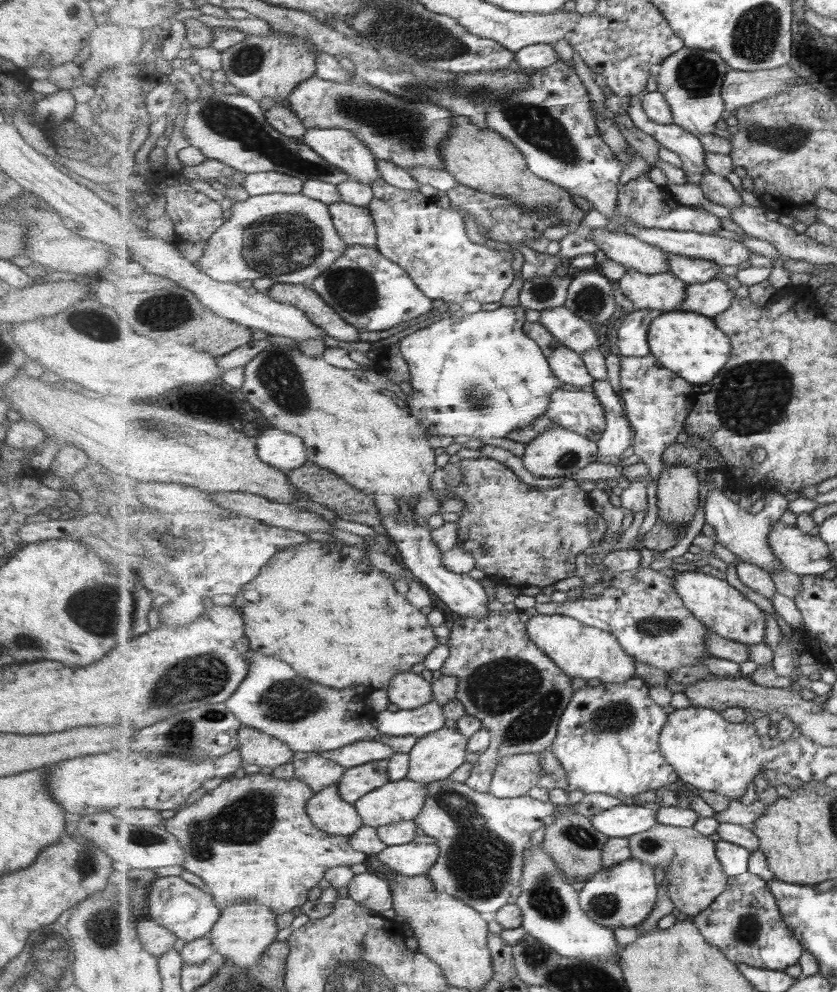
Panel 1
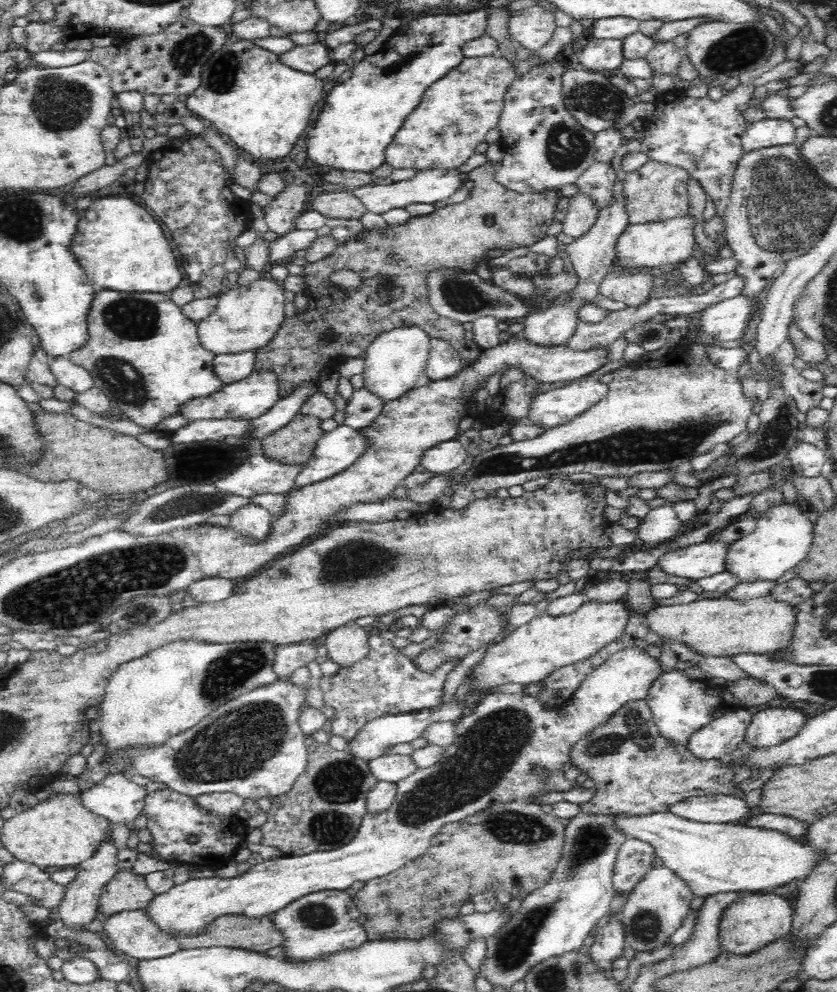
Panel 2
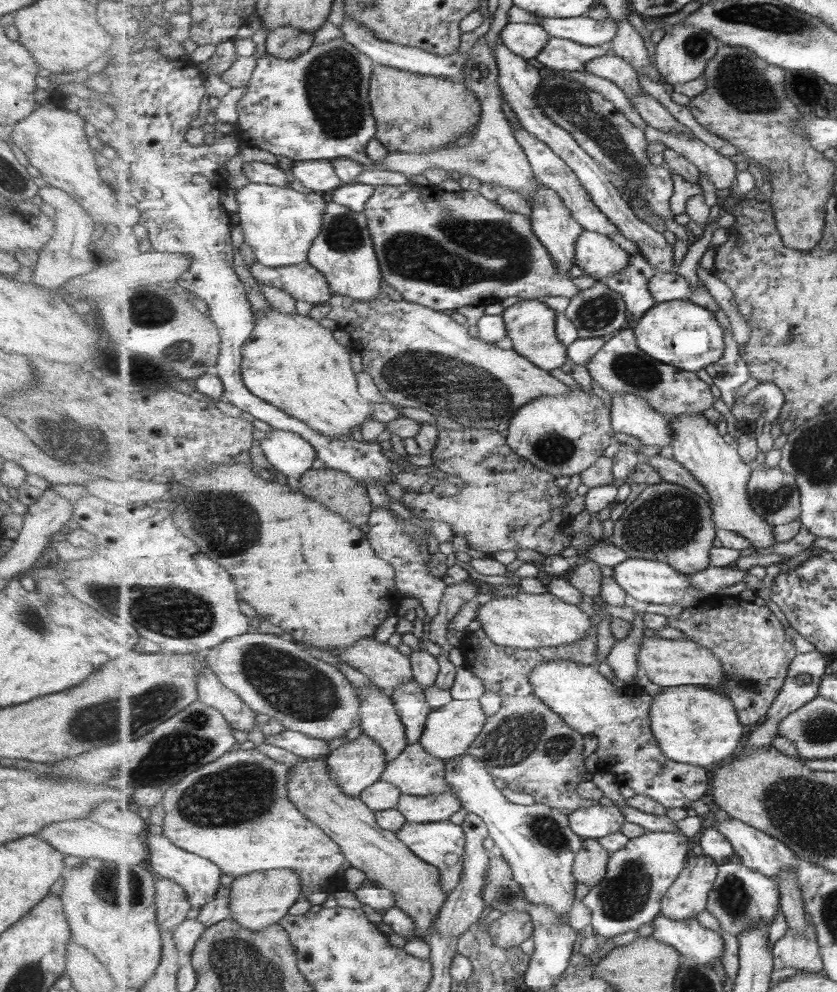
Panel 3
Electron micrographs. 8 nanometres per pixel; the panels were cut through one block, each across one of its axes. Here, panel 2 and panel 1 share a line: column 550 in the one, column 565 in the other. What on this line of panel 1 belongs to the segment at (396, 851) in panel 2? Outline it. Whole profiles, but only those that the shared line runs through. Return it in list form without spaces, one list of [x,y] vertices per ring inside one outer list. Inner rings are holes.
[[[638,676],[630,681],[624,682],[625,684],[609,684],[602,682],[599,686],[585,686],[578,689],[573,694],[573,699],[565,709],[564,714],[561,717],[560,724],[558,727],[558,735],[554,740],[549,751],[553,752],[555,756],[562,762],[565,770],[568,772],[569,791],[580,790],[583,793],[589,794],[589,792],[601,792],[603,794],[609,794],[622,800],[626,805],[637,805],[641,802],[636,802],[633,799],[635,794],[641,794],[641,792],[649,792],[649,790],[658,790],[664,786],[676,787],[681,785],[680,776],[677,774],[674,766],[664,757],[664,753],[660,749],[660,734],[664,730],[665,723],[668,722],[668,713],[653,700],[650,696],[650,684],[646,683],[645,680]]]

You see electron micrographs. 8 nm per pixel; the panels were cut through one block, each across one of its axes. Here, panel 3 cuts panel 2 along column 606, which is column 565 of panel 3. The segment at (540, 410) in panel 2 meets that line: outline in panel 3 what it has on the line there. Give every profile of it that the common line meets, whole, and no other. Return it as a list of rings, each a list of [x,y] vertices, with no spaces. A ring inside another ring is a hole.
[[[385,292],[368,301],[333,294],[325,306],[312,305],[309,315],[315,320],[333,320],[350,335],[350,347],[360,354],[362,370],[373,378],[387,401],[445,416],[465,427],[497,430],[501,422],[509,423],[516,412],[532,400],[570,393],[571,386],[551,376],[548,370],[539,368],[509,345],[489,344],[471,336],[467,325],[455,322],[450,315],[403,298],[393,300]]]

